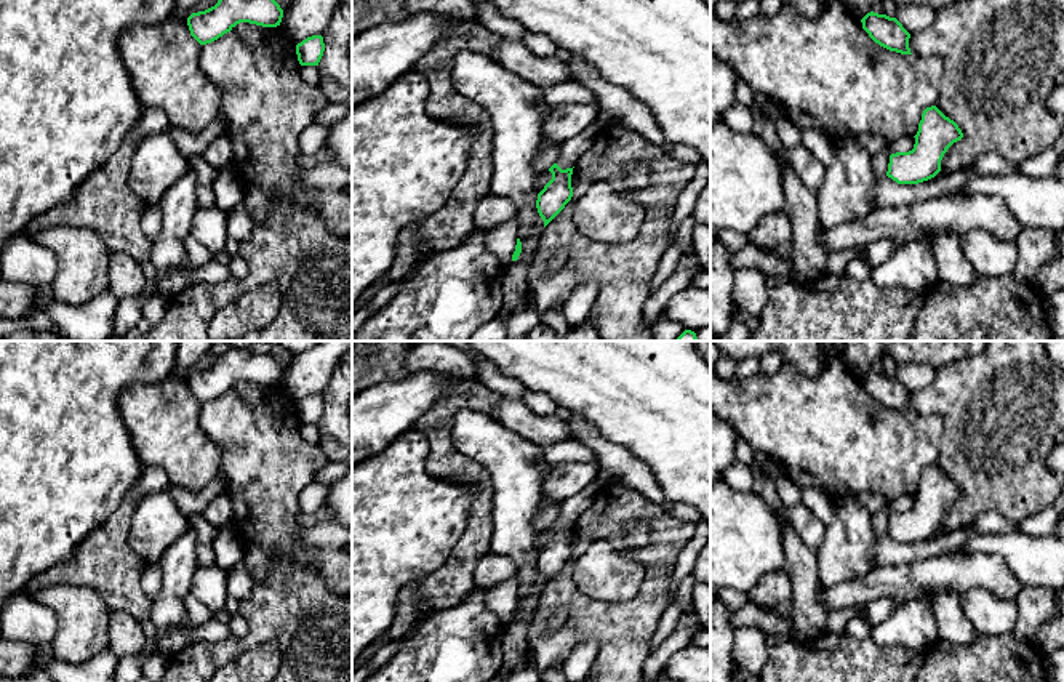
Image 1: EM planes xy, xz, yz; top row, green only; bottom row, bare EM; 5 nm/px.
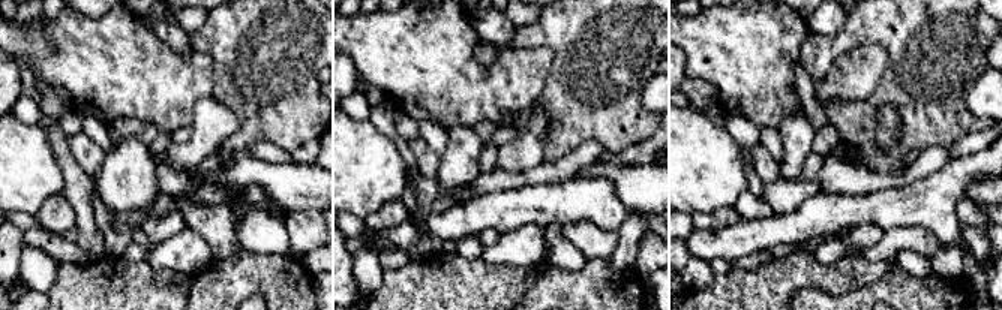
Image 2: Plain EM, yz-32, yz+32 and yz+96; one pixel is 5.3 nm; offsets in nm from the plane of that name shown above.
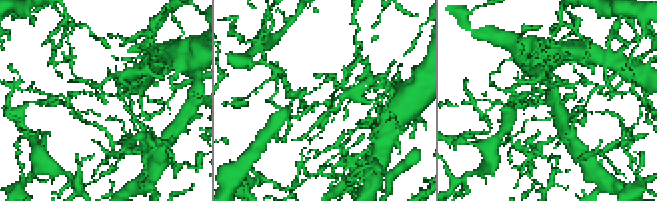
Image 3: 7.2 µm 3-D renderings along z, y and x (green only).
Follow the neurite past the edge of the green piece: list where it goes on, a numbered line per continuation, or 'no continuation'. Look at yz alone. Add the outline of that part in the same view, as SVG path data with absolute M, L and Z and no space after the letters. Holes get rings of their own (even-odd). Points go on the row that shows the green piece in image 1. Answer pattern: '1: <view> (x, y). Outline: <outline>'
no continuation

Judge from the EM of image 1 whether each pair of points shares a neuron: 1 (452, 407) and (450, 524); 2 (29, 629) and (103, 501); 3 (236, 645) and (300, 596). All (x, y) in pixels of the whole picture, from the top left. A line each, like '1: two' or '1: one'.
1: two
2: two
3: one

